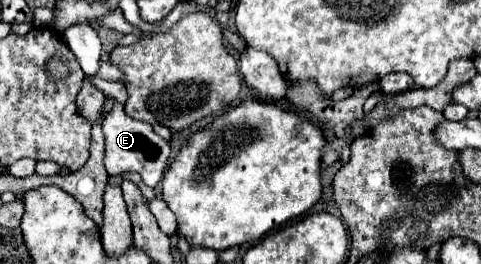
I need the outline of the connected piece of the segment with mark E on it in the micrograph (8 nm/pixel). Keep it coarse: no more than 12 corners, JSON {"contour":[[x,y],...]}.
{"contour":[[123,103],[103,119],[105,169],[137,171],[155,187],[169,165],[169,143]]}

